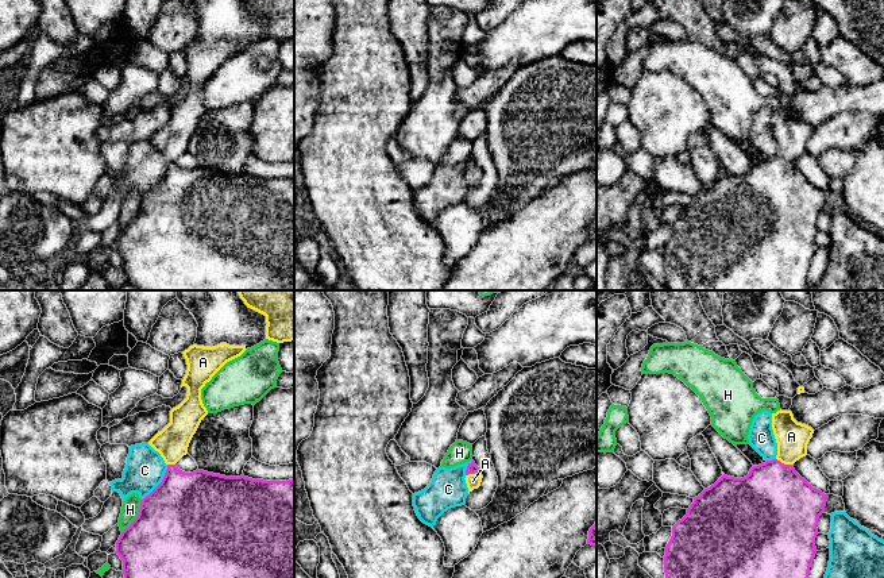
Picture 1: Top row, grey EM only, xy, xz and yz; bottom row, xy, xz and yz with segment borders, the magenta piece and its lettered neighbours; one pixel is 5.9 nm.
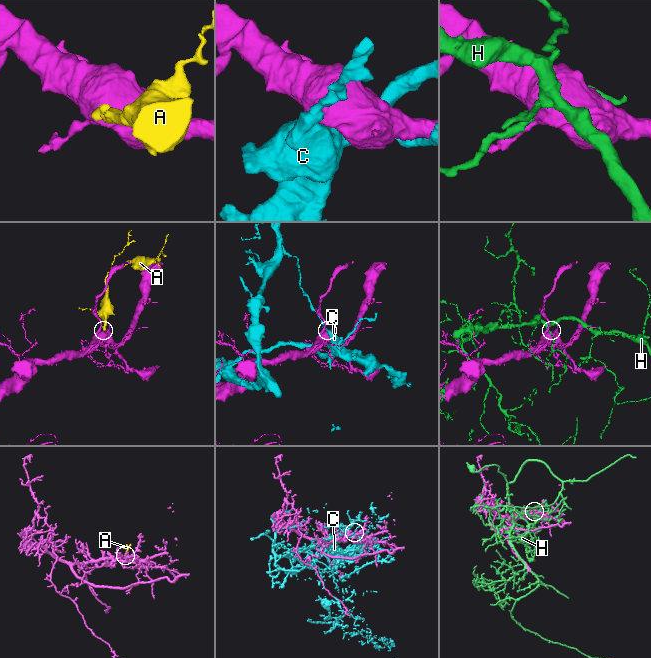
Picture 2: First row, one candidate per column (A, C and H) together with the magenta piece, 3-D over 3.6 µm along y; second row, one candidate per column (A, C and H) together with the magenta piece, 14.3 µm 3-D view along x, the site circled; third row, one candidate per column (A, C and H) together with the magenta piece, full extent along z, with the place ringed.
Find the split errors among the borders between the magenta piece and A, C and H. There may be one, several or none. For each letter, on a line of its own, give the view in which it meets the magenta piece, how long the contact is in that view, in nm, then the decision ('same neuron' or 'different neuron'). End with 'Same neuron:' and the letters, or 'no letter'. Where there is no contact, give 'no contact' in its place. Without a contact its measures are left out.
A: yz | 100 nm | same neuron
C: xy | 280 nm | different neuron
H: xy | 240 nm | different neuron
Same neuron: A

